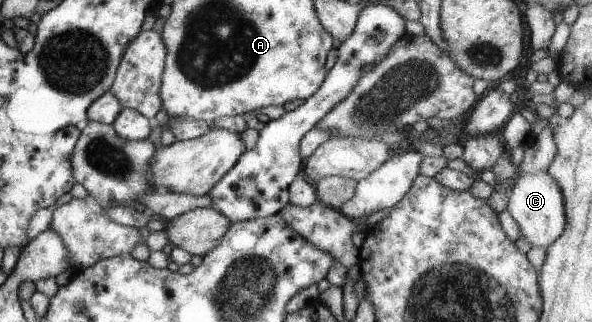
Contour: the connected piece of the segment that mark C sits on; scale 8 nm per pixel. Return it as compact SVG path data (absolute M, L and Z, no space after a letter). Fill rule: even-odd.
M545 171L520 172L508 195L507 212L515 220L520 236L533 246L547 248L561 234L565 224L564 200L557 181Z

